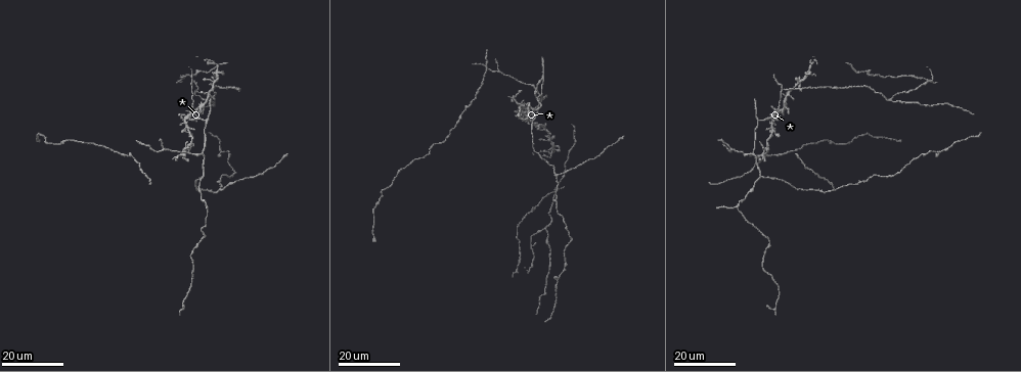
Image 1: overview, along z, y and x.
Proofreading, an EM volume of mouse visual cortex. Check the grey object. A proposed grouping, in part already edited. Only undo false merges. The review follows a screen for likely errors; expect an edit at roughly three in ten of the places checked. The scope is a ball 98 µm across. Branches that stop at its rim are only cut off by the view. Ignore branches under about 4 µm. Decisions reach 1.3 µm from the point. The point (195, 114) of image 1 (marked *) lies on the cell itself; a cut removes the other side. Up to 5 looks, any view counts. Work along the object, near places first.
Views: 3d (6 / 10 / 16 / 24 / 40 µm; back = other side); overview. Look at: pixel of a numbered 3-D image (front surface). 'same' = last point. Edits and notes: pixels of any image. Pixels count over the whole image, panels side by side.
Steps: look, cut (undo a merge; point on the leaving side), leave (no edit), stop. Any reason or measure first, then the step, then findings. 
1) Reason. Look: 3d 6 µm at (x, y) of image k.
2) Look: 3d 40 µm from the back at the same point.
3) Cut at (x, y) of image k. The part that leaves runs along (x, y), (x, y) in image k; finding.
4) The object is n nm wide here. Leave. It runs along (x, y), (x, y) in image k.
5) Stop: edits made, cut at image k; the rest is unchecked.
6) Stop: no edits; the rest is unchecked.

A fork. Look: 3d 16 µm at (205, 119) of image 1.

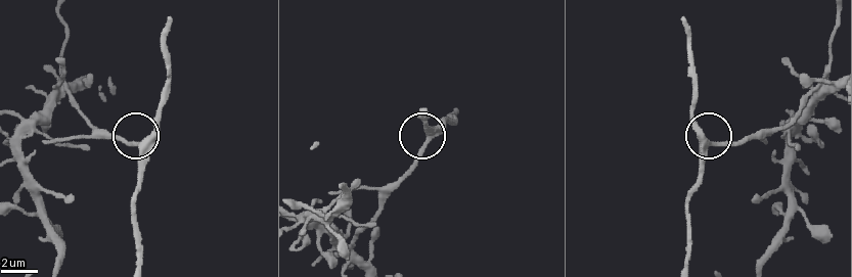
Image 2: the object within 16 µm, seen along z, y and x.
Look: 3d 6 µm at (702, 144) of image 2.

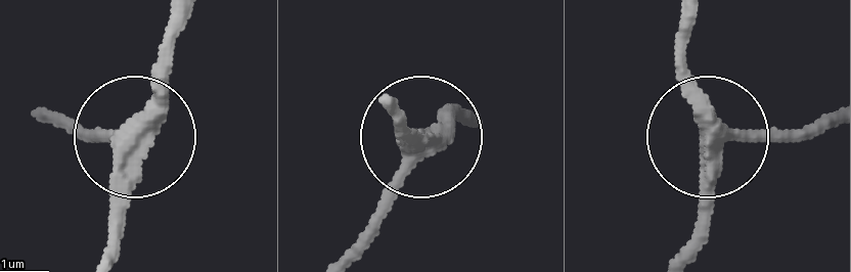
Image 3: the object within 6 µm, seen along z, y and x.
Leave. It runs along (825, 114), (790, 129), (708, 133), (679, 36) in image 3; continuous, no second cell.

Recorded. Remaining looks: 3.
Arms part here. Look: 3d 16 µm at (542, 78) of image 1.

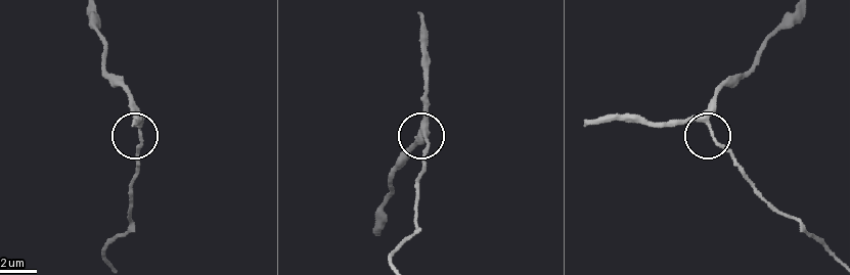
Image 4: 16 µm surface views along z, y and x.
Look: 3d 6 µm at (701, 117) of image 4.

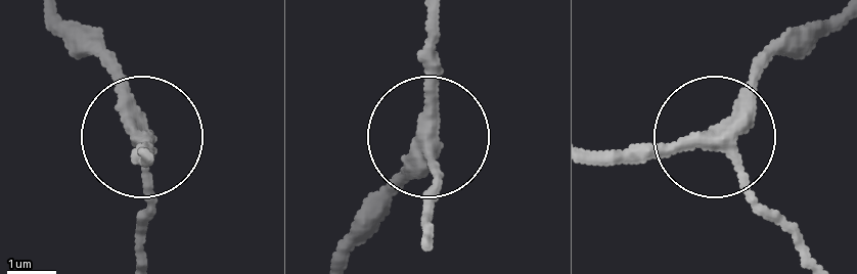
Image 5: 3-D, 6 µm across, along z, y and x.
The object is 300 nm wide here. Leave. It runs along (829, 17), (768, 61), (719, 131), (597, 147) in image 5; one cell here.

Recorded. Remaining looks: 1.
Stop: no edits; the rest is unchecked.

